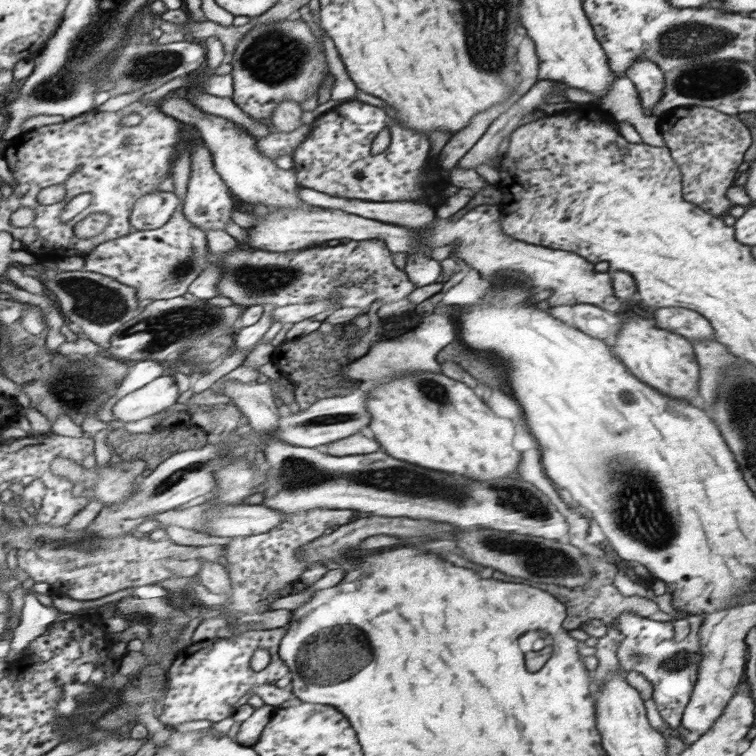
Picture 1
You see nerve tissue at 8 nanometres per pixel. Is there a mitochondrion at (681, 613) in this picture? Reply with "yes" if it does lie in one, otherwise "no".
no

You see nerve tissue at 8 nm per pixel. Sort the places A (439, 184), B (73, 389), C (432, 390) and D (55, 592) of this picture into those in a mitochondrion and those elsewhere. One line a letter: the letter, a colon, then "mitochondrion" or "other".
A: other
B: mitochondrion
C: mitochondrion
D: other

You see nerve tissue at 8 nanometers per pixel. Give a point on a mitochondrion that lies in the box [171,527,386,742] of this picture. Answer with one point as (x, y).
(353, 649)

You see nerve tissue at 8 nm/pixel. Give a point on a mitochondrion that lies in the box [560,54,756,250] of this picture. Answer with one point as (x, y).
(696, 82)

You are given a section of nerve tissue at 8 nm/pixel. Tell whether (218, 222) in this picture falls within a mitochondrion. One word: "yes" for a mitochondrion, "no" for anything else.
no

